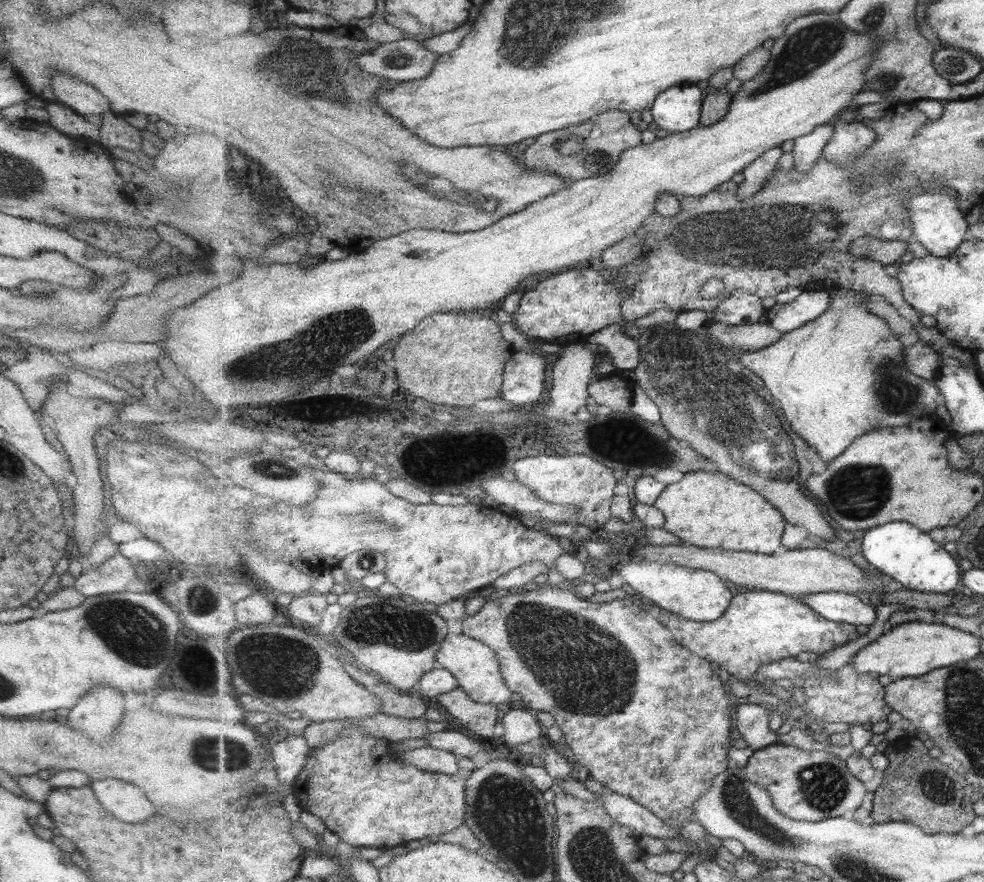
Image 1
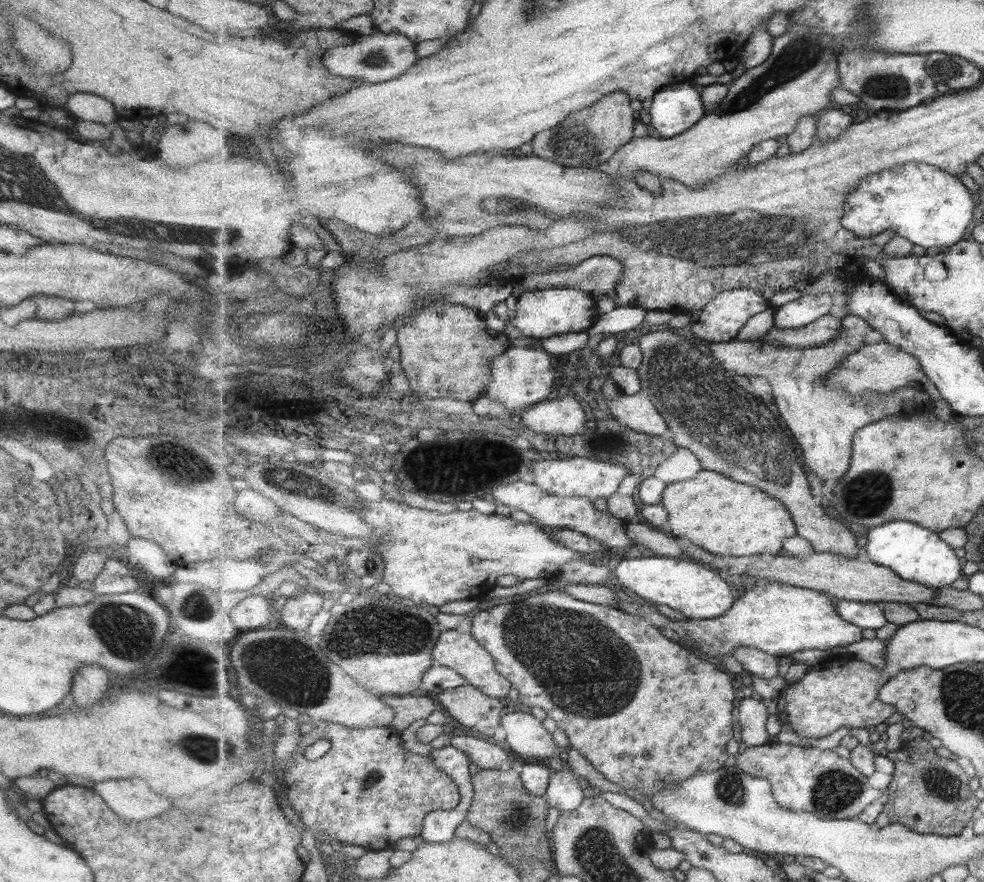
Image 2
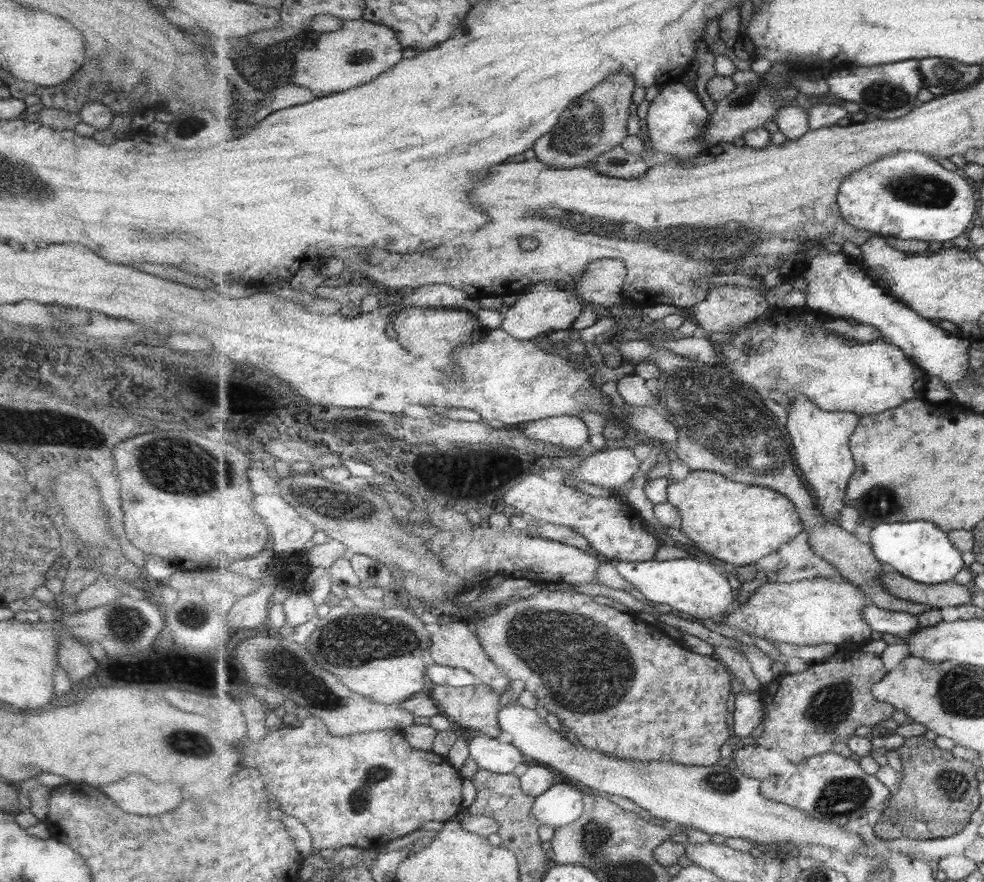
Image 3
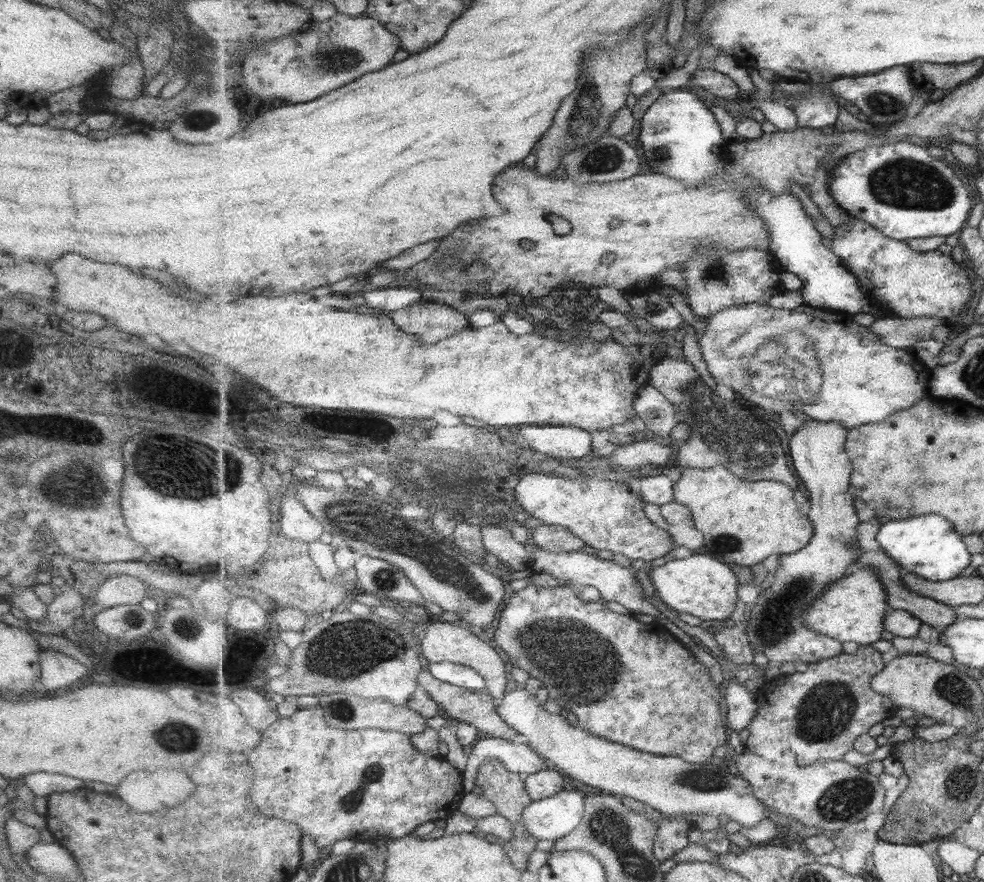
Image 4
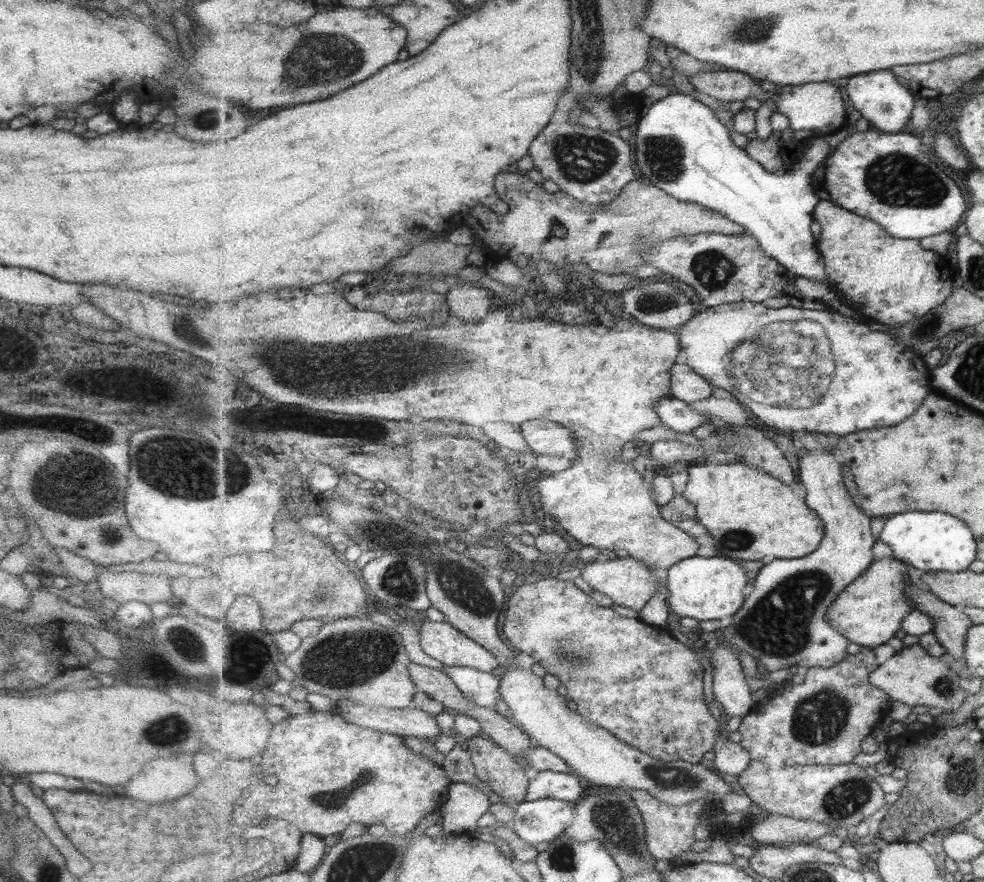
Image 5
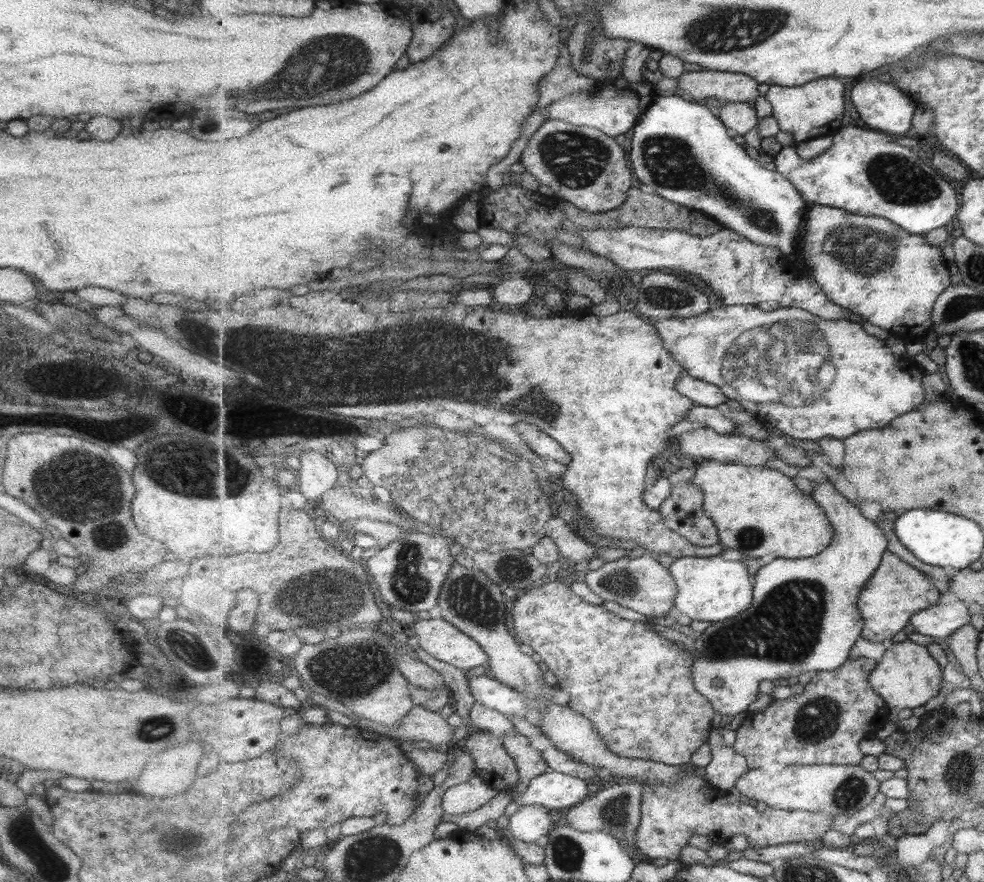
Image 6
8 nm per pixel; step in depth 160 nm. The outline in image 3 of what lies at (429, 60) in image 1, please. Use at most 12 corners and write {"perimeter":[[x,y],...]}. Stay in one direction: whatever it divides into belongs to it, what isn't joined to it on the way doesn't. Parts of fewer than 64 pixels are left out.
{"perimeter":[[343,20],[297,54],[318,97],[369,84],[406,57],[391,27]]}

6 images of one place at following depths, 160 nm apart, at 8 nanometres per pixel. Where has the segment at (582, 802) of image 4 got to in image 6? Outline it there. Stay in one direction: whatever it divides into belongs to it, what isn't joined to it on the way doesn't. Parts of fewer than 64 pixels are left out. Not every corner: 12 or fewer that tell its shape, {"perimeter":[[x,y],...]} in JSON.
{"perimeter":[[522,805],[509,818],[512,834],[535,843],[558,826],[551,809]]}

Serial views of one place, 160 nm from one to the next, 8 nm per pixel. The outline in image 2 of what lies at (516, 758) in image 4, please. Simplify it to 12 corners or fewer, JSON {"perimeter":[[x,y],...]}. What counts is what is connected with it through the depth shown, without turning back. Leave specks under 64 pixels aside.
{"perimeter":[[452,736],[481,769],[499,769],[514,753],[473,736]]}

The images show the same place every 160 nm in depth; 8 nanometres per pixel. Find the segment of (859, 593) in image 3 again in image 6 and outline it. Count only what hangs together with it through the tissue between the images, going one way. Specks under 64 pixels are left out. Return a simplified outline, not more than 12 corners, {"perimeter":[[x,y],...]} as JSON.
{"perimeter":[[887,551],[864,586],[862,636],[897,636],[943,593]]}

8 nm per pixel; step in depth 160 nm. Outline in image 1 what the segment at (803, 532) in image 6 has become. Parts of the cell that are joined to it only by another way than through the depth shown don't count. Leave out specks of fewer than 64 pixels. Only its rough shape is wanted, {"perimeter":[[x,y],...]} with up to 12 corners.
{"perimeter":[[725,472],[685,473],[654,505],[685,545],[783,550],[786,518]]}

